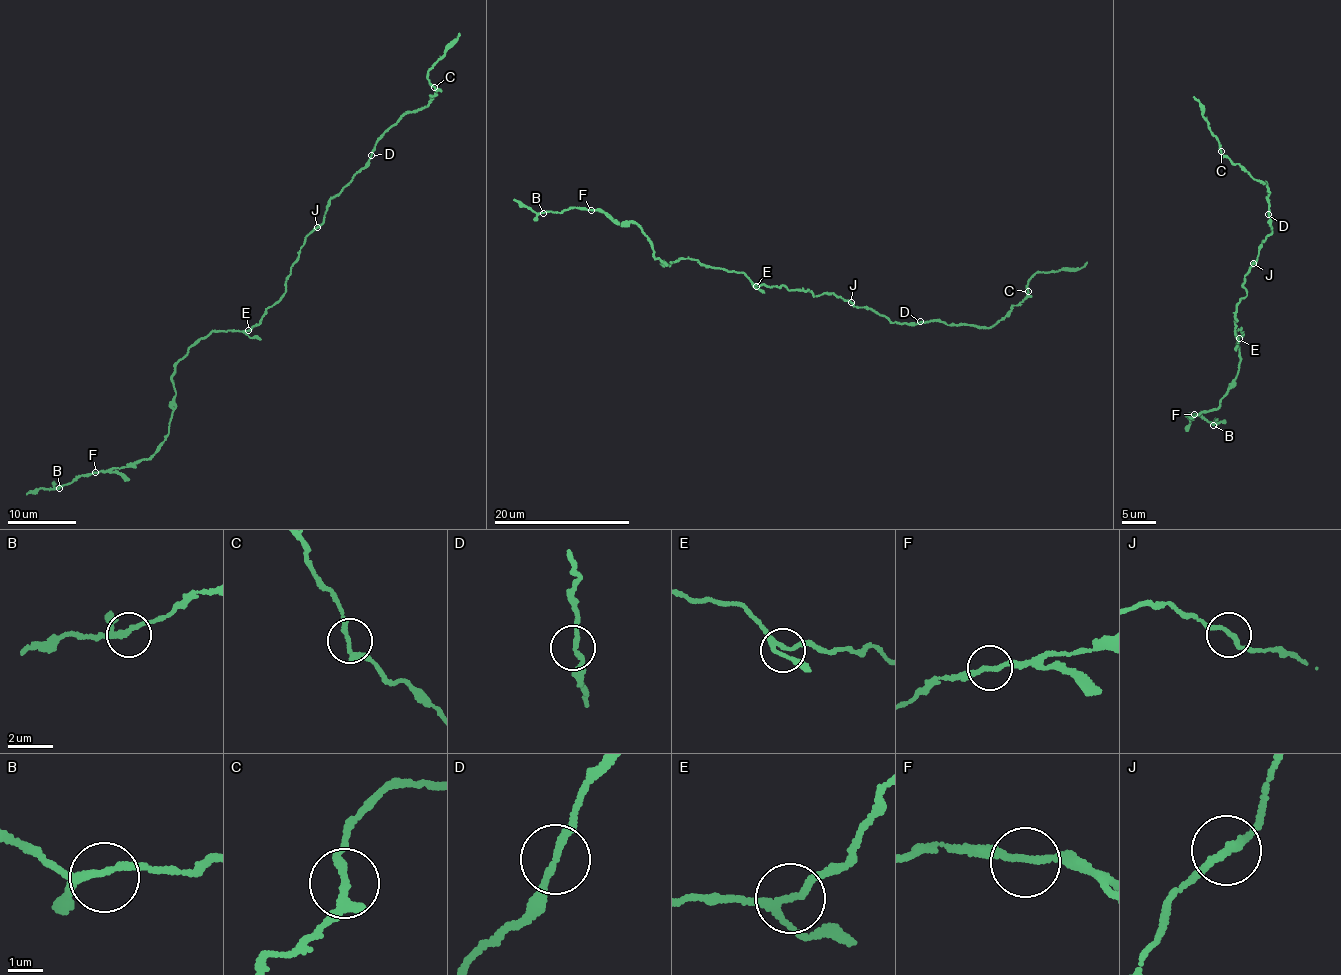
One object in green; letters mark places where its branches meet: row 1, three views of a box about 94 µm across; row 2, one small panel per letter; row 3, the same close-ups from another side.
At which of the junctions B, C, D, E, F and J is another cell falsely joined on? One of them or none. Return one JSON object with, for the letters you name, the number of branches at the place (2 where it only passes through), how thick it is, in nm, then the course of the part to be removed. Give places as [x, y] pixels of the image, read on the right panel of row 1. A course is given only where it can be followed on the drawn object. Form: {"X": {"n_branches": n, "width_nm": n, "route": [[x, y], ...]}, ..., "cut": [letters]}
{"cut": []}

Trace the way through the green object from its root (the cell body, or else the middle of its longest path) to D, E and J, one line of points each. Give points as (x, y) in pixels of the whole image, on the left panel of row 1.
D: (280, 296), (306, 235), (322, 222), (328, 201), (349, 184), (371, 155)
E: (280, 296), (267, 309), (261, 320), (248, 330)
J: (280, 296), (301, 246), (317, 227)

